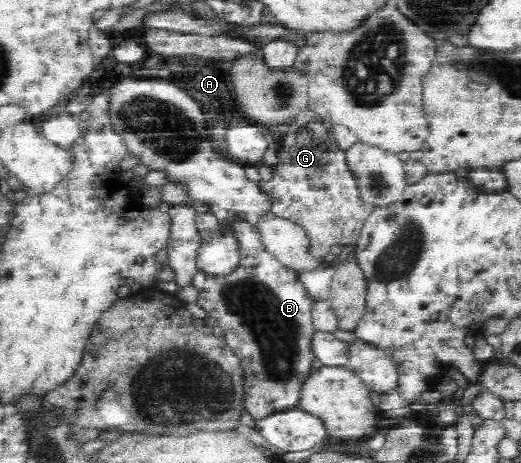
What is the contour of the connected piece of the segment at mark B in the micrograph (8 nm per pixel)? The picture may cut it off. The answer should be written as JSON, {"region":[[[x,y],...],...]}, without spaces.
{"region":[[[232,215],[228,226],[233,231],[239,247],[239,262],[234,271],[225,277],[216,278],[203,277],[200,273],[196,273],[192,285],[199,293],[196,304],[205,310],[206,315],[217,320],[217,325],[224,329],[222,338],[239,359],[243,373],[246,411],[252,413],[254,420],[259,420],[273,413],[300,408],[304,381],[314,371],[312,363],[316,359],[312,349],[312,341],[316,333],[312,313],[317,300],[308,292],[298,272],[282,265],[266,250],[260,228],[248,220],[247,216]]]}

